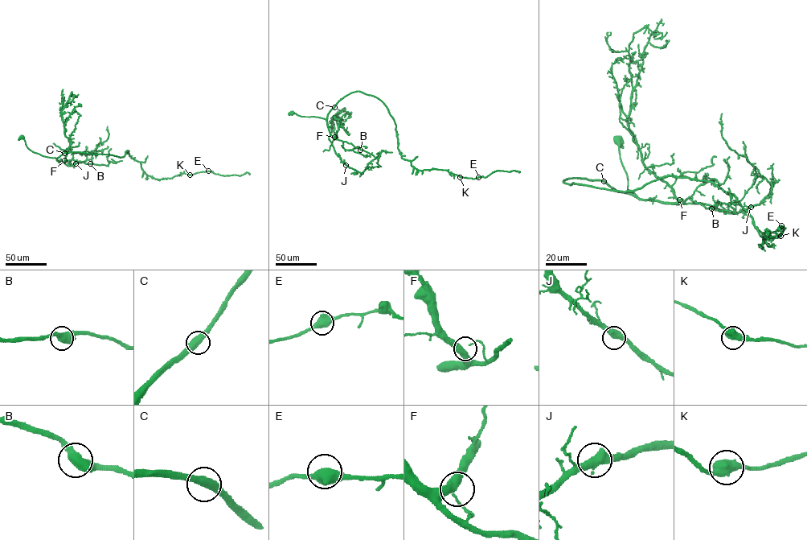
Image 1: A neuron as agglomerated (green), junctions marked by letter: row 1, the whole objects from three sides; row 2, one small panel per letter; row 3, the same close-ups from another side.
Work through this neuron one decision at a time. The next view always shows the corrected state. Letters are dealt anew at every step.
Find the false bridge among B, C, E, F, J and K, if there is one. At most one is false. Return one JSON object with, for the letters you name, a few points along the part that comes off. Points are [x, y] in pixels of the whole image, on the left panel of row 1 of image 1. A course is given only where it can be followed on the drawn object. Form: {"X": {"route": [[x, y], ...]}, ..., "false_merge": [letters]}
{"false_merge": []}

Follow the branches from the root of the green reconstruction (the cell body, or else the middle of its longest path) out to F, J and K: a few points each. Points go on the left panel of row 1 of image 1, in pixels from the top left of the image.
F: (22, 138), (33, 151), (55, 158), (59, 162), (64, 160)
J: (22, 138), (26, 146), (34, 152), (55, 158), (68, 166), (75, 163)
K: (22, 138), (29, 149), (48, 157), (80, 152), (121, 157), (126, 150), (155, 179), (190, 175)

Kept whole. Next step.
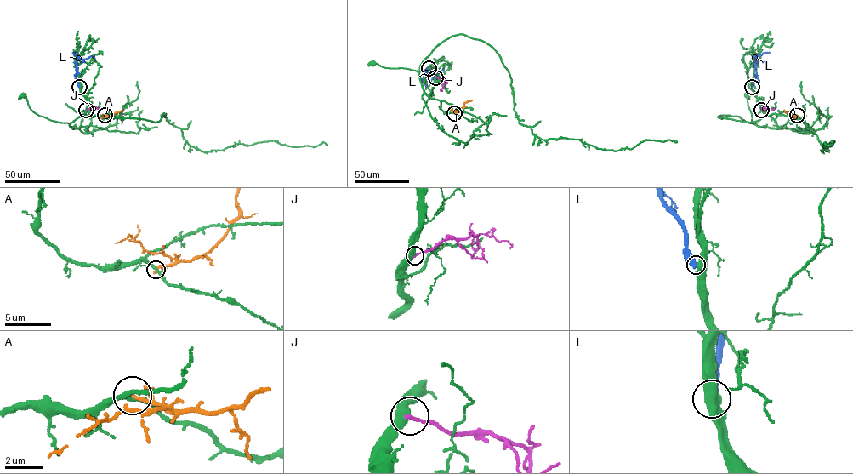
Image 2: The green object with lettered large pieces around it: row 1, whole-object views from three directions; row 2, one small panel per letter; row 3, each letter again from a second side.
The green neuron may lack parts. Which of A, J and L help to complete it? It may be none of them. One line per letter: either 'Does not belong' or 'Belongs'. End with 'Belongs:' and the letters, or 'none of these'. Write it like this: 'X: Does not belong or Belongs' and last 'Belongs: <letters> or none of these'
A: Does not belong
J: Does not belong
L: Does not belong
Belongs: none of these

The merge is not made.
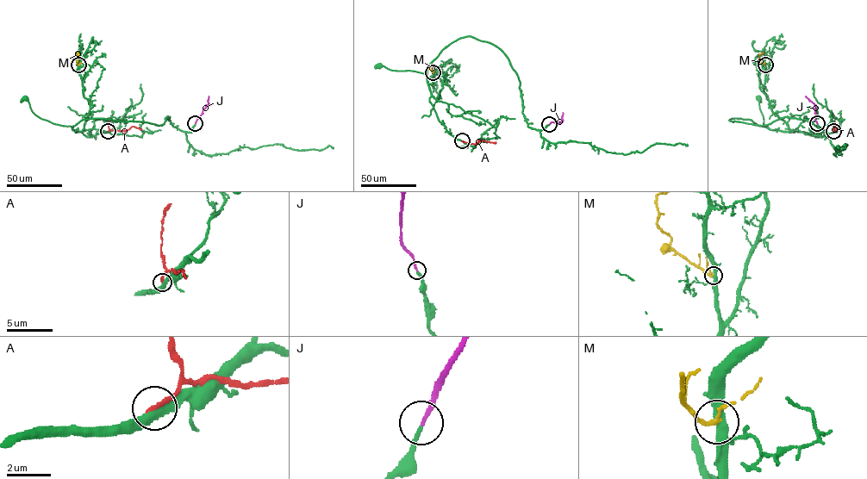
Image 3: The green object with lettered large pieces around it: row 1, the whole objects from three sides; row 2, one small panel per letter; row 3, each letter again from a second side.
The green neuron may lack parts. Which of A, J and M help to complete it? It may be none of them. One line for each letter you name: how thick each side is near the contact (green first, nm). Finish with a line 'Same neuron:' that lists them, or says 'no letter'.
J: calibres 180 and 170 nm
Same neuron: J

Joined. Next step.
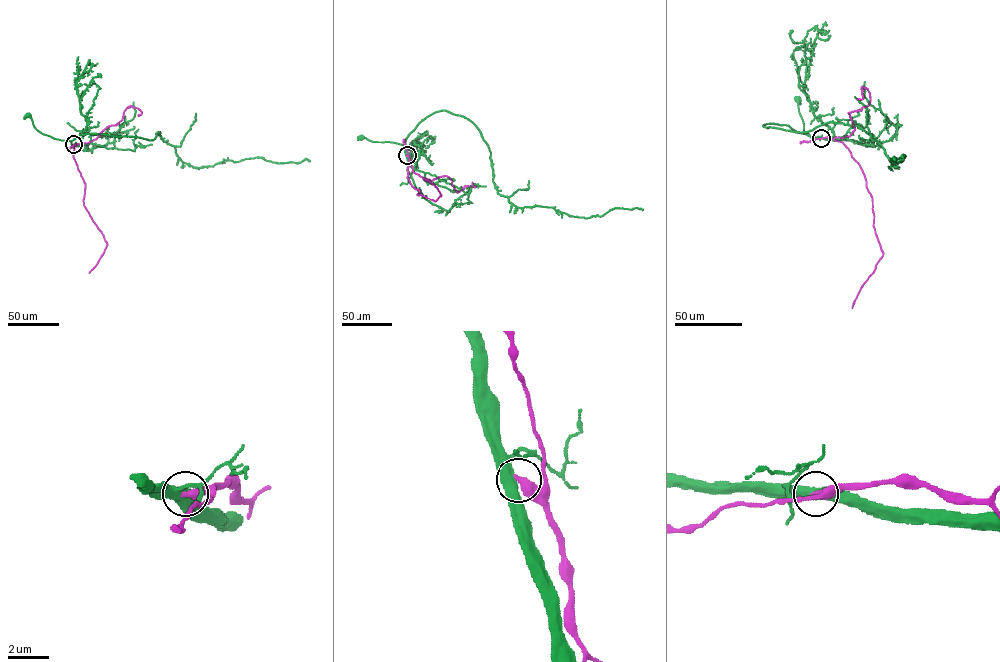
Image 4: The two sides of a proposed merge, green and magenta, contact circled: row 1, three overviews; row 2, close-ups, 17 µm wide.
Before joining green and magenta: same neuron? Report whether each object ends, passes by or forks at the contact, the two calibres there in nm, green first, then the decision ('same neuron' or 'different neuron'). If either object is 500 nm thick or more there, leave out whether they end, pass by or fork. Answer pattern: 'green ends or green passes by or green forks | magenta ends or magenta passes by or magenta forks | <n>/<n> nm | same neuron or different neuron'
500/460 nm | different neuron

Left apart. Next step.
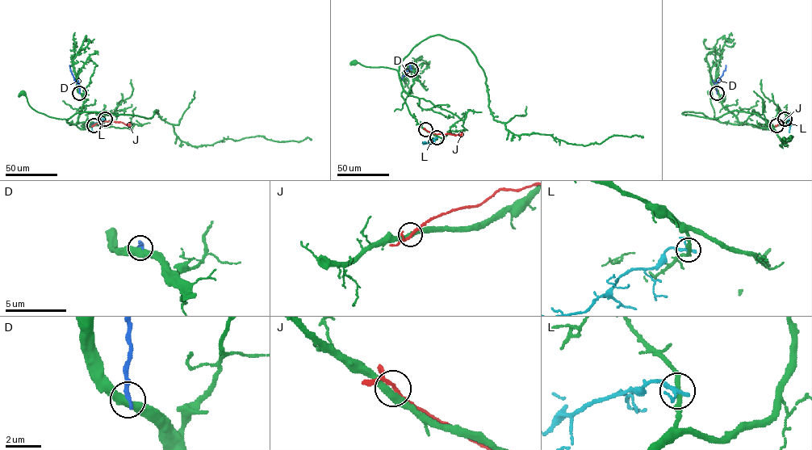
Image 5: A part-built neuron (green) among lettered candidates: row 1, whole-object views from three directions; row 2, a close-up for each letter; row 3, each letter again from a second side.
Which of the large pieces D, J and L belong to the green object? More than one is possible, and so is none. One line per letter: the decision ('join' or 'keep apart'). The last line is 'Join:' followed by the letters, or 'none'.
D: keep apart
J: keep apart
L: keep apart
Join: none

